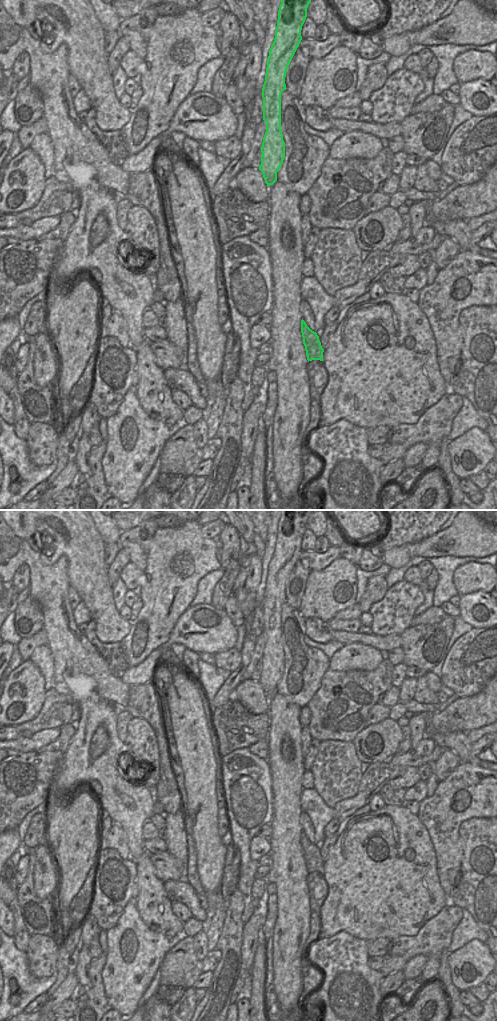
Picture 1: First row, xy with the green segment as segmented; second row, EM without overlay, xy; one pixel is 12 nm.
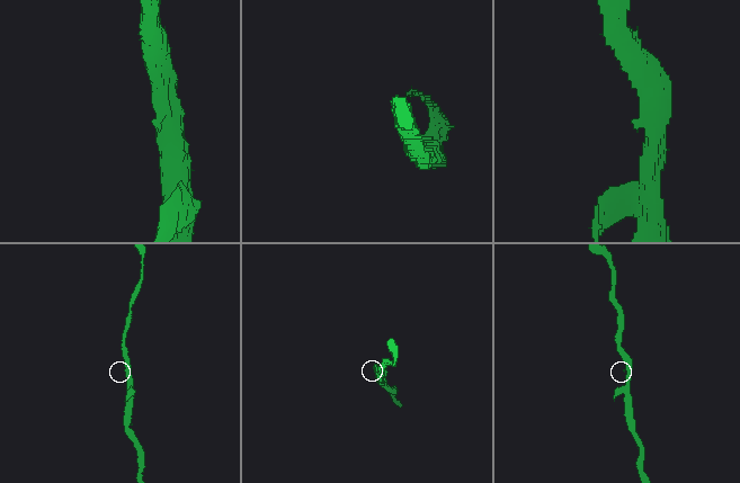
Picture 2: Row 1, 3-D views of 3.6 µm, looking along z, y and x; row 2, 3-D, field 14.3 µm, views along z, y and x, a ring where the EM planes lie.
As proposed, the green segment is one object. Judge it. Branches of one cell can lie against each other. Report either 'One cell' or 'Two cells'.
Two cells

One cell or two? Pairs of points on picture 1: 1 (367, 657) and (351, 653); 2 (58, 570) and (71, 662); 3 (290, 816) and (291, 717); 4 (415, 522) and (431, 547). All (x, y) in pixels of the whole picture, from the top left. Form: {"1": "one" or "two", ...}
{"1": "one", "2": "one", "3": "one", "4": "two"}

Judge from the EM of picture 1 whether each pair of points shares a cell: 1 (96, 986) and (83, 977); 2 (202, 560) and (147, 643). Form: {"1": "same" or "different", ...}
{"1": "different", "2": "same"}

